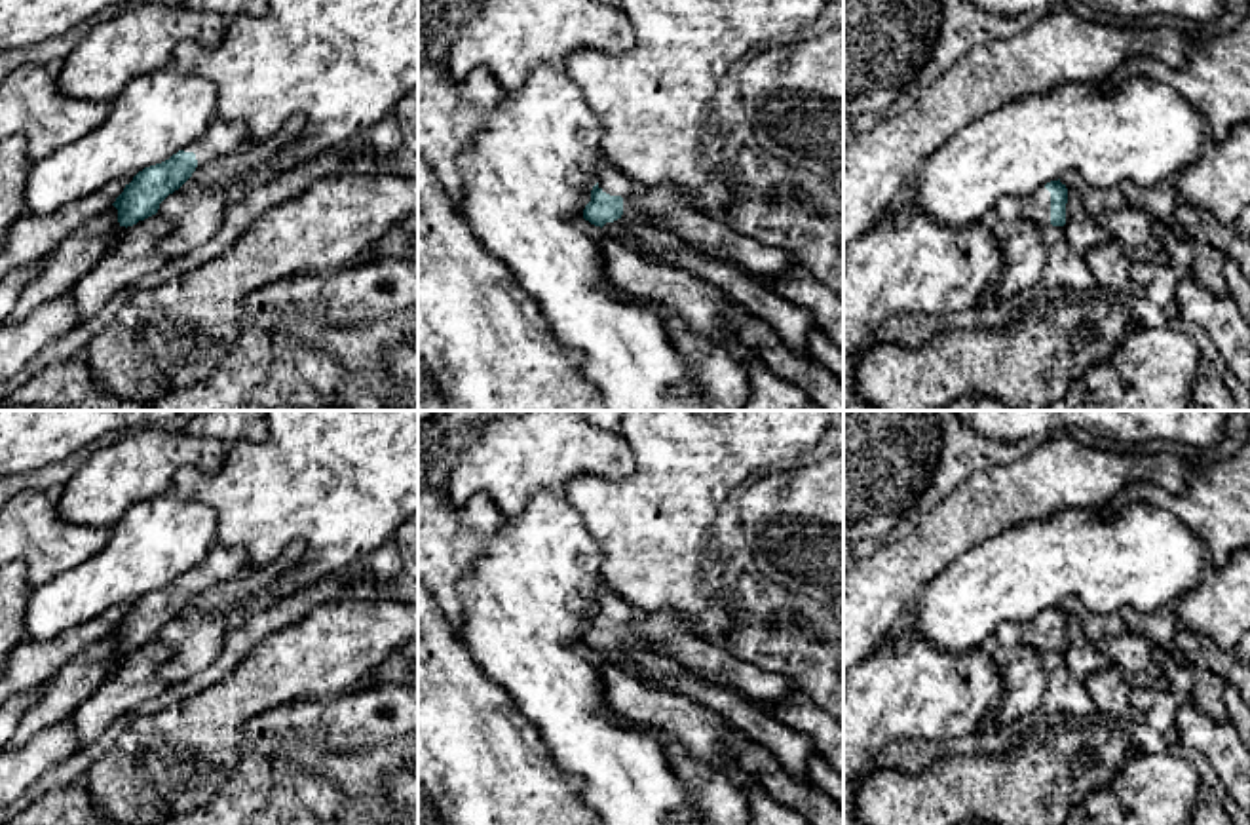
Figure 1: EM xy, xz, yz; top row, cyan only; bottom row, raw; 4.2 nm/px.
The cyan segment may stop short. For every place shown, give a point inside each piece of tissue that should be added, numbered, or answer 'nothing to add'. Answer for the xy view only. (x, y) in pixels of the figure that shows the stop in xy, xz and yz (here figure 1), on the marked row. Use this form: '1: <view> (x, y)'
1: xy (223, 137)

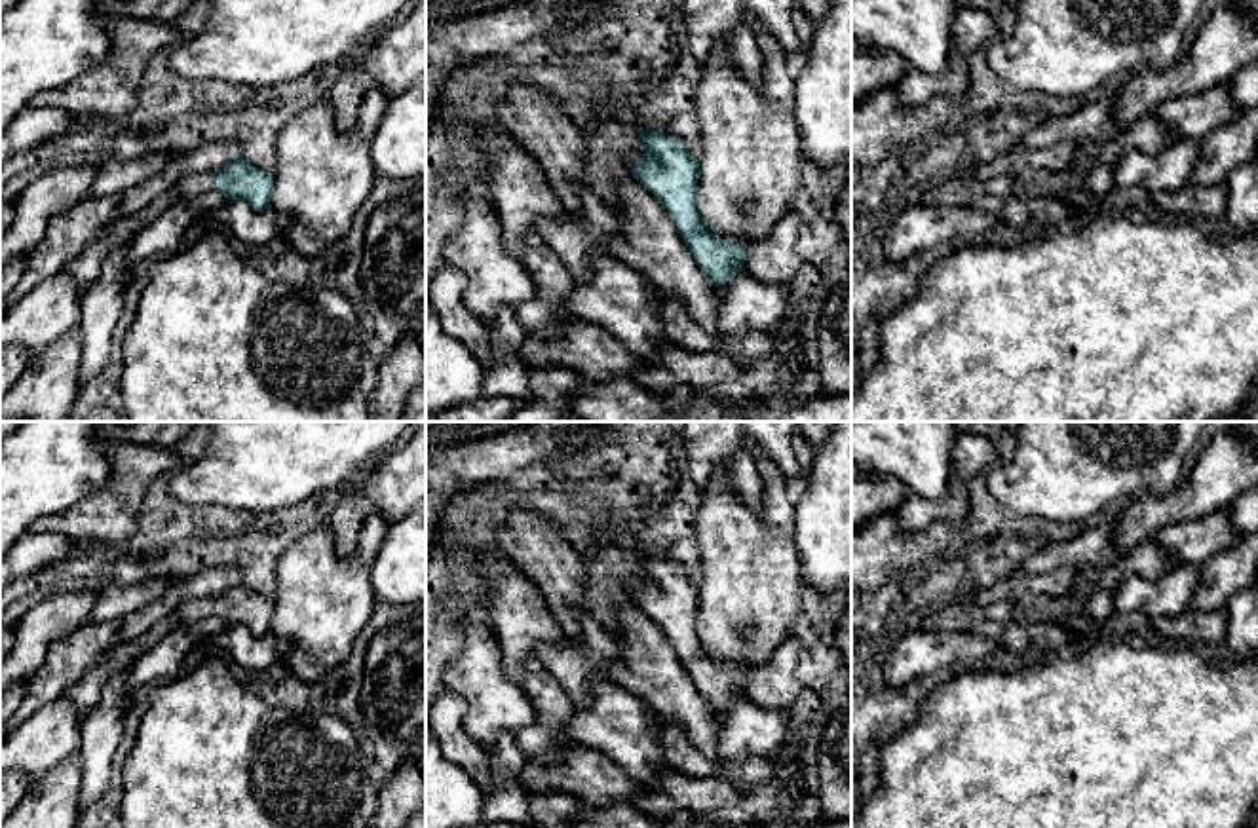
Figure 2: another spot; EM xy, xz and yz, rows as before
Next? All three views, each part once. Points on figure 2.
1: xy (190, 187)

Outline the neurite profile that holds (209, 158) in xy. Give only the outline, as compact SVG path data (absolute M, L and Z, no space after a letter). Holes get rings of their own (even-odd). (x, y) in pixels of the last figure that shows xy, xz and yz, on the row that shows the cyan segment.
M234 142L205 144L192 154L173 156L162 173L120 196L114 218L139 215L182 177L215 173L238 158L241 158L241 150Z

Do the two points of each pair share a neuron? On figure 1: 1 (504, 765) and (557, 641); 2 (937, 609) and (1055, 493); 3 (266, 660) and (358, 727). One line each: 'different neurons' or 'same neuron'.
1: different neurons
2: different neurons
3: different neurons

